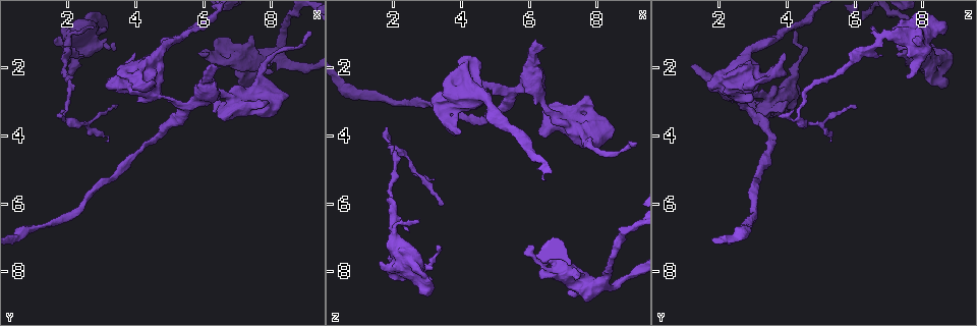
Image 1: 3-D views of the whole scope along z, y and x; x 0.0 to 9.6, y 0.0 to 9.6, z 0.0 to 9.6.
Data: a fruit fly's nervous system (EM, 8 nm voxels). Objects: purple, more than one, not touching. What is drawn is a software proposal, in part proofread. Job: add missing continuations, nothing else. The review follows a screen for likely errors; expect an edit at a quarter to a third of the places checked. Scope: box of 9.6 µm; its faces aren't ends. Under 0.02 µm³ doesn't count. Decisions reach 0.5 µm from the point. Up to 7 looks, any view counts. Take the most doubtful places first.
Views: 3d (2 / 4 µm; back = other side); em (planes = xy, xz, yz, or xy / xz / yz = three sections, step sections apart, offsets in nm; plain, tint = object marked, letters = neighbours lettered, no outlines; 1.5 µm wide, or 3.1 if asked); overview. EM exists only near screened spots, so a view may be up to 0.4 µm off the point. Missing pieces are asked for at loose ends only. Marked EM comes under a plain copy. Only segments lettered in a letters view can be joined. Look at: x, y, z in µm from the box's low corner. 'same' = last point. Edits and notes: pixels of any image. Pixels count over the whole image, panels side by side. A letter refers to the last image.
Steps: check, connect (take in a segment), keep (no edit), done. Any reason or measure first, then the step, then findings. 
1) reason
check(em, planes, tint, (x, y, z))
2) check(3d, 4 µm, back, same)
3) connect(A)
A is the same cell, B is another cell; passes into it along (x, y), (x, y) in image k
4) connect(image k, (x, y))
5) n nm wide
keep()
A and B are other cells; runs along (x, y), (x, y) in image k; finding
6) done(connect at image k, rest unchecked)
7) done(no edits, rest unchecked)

branch stops here
check(em, xy, step 8, letters, (6.15, 1.60, 7.15))

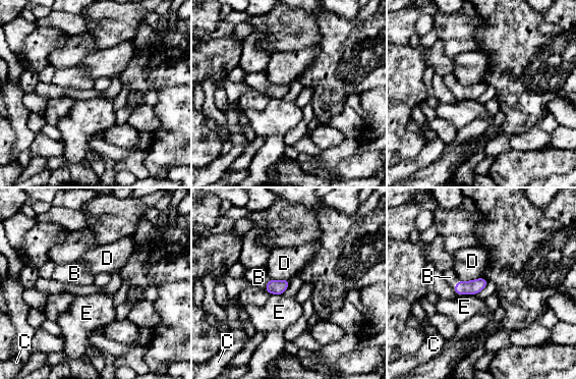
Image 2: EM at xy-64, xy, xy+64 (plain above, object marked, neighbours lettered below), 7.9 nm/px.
connect(B)
B is the same cell, C, D and E are other cells; passes into it along (273, 286), (267, 284), (258, 277) in image 2; it goes on there

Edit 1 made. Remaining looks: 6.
free end
check(em, xy, step 8, letters, (4.25, 2.45, 1.65))

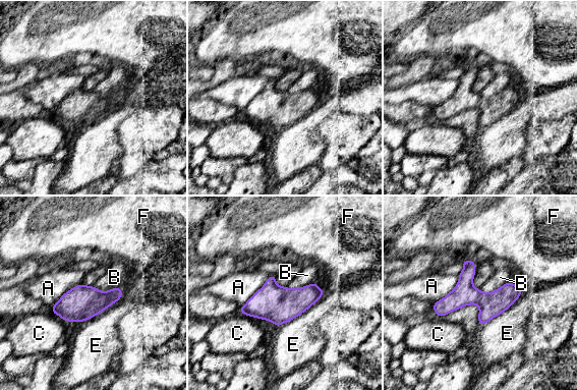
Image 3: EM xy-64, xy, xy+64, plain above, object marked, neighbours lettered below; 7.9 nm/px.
cut it another way
check(em, planes, letters, same)

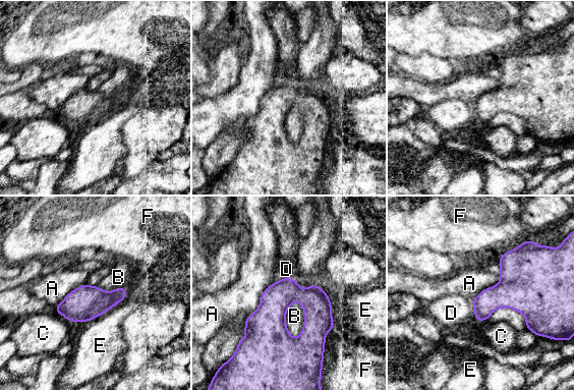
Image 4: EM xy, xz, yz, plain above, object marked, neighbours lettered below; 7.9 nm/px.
220 nm wide; A touches over 420 nm
keep()
A, B, C, D, E and F are other cells; none of them fits

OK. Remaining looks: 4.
an open end
check(em, planes, tint, (4.00, 1.60, 3.90))

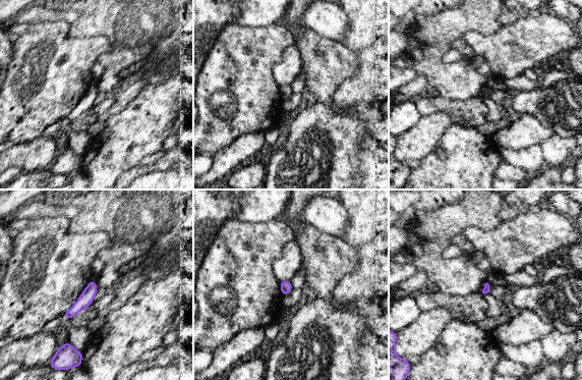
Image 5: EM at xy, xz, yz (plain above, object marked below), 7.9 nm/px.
what lies round it
check(em, planes, letters, same)

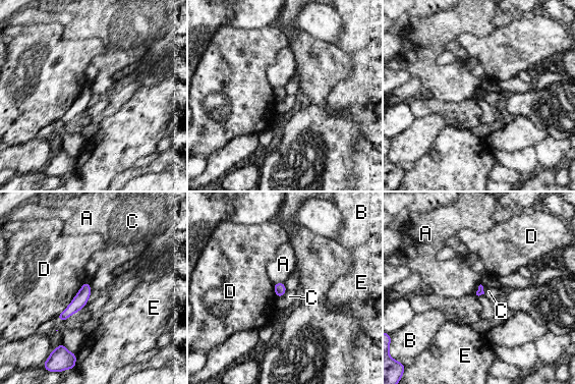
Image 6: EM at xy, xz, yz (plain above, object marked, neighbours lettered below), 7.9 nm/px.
keep()
A, B, C, D and E are other cells; none of them fits

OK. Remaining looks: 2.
done(connect at image 2, rest unchecked)

